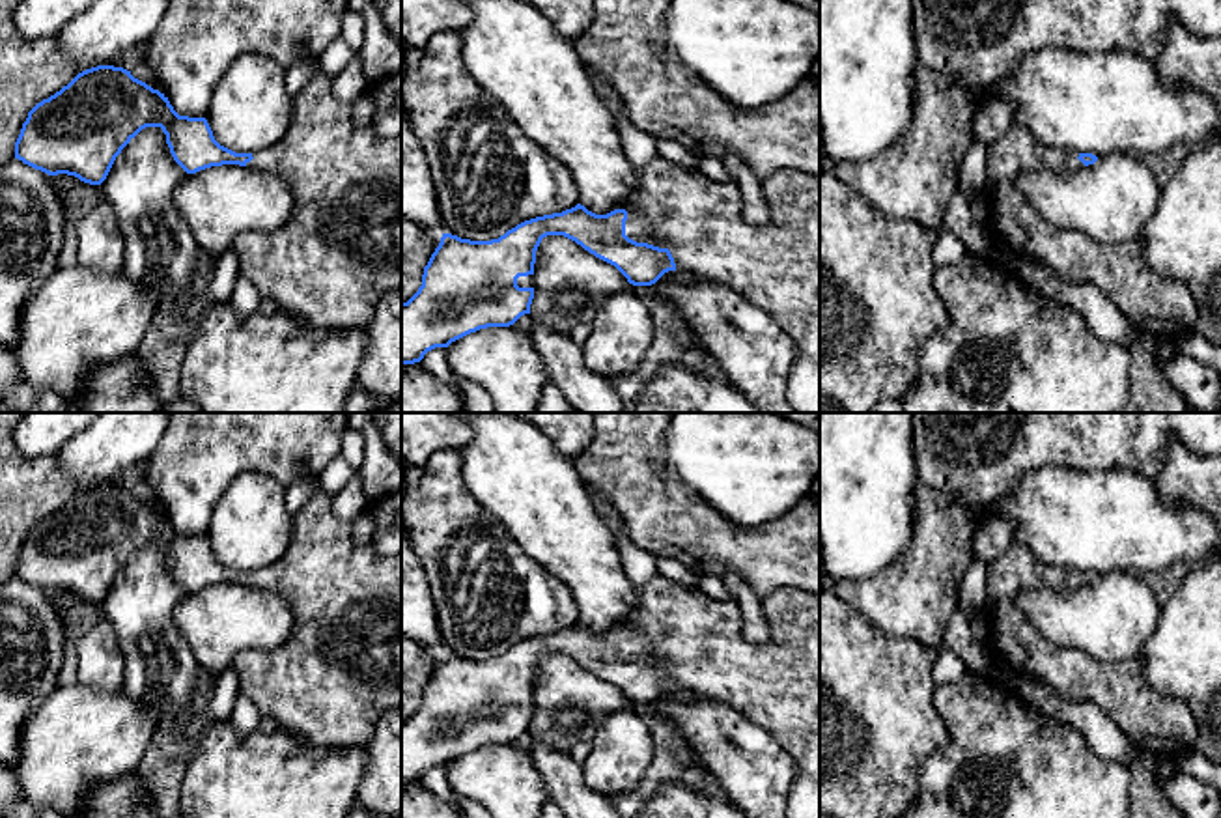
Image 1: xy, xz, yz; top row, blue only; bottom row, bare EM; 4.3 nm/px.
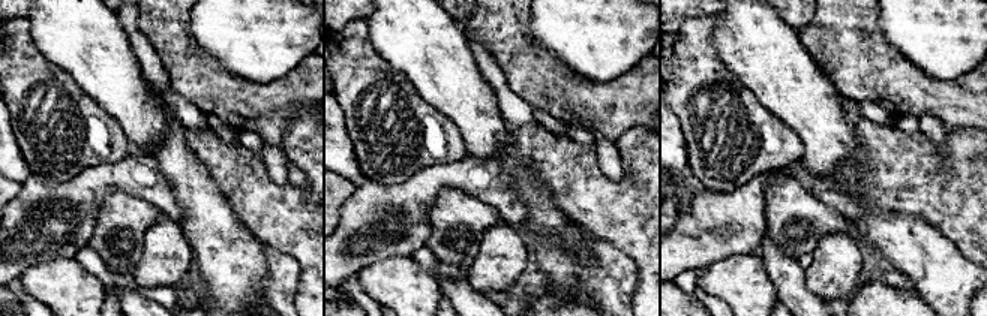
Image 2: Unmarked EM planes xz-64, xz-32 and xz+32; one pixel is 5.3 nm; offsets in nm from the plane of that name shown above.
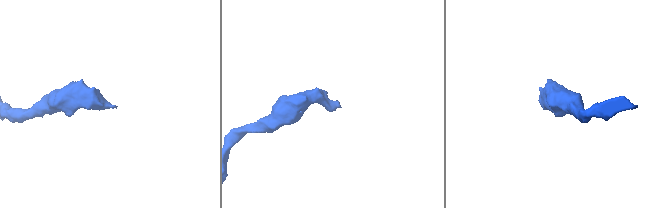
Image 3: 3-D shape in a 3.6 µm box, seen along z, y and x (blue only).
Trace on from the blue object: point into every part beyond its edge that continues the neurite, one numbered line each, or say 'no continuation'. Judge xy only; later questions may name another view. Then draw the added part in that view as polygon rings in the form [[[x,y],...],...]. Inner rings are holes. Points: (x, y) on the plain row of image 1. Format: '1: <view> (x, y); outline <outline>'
1: xy (338, 673); outline [[[323,491],[316,493],[295,515],[293,515],[293,529],[291,529],[291,540],[286,549],[286,553],[273,562],[267,568],[260,568],[252,571],[252,579],[246,581],[248,586],[256,586],[261,590],[274,592],[282,596],[295,616],[295,628],[289,635],[289,639],[276,650],[269,652],[256,652],[256,650],[245,650],[239,652],[232,659],[232,669],[237,674],[239,691],[252,698],[252,702],[258,706],[261,715],[273,717],[278,723],[280,730],[286,730],[299,740],[325,749],[345,749],[353,745],[366,743],[379,719],[396,710],[401,708],[401,551],[396,555],[381,557],[377,549],[370,543],[364,547],[358,547],[351,540],[351,523],[340,521],[332,512],[332,495],[327,495]]]

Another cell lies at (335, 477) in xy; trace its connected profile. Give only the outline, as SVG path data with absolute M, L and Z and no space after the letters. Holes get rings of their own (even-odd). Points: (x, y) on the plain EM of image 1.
M340 454L317 476L319 491L336 495L355 476L357 469Z

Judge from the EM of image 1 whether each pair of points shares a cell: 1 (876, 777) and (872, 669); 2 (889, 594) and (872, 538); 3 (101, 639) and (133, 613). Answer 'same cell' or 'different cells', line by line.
1: same cell
2: different cells
3: different cells

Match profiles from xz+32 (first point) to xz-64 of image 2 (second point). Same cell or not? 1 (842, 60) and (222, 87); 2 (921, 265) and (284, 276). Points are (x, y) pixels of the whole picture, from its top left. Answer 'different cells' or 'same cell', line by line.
1: same cell
2: same cell

